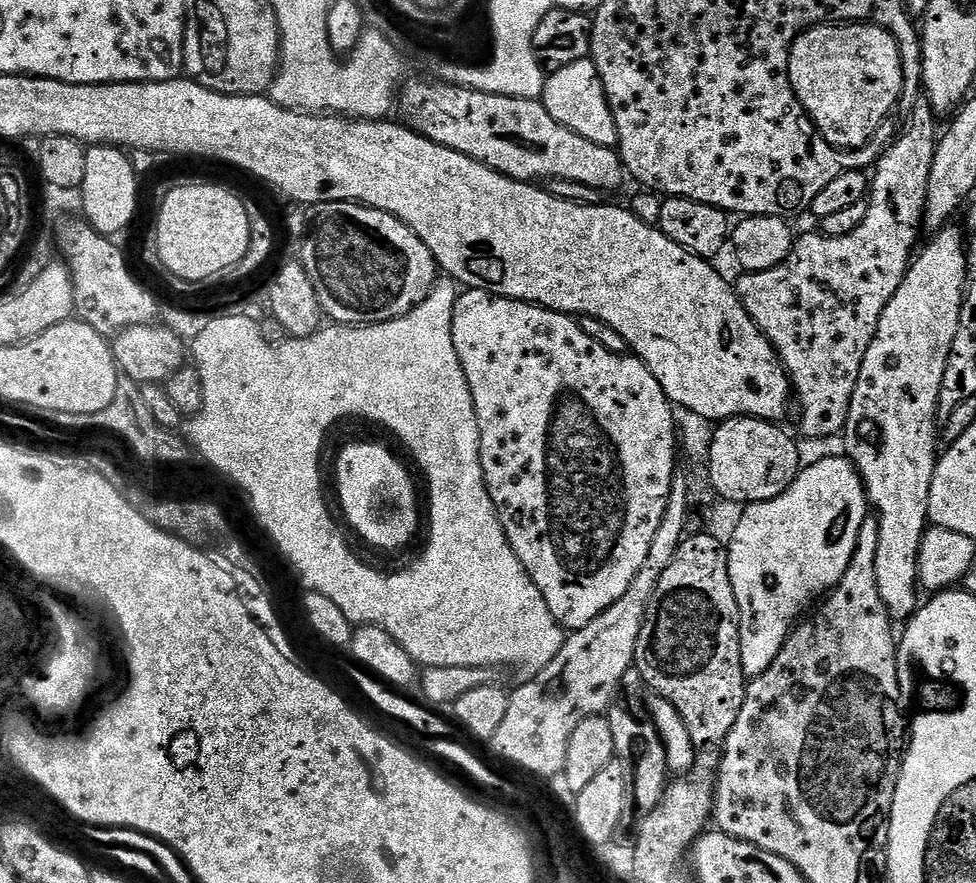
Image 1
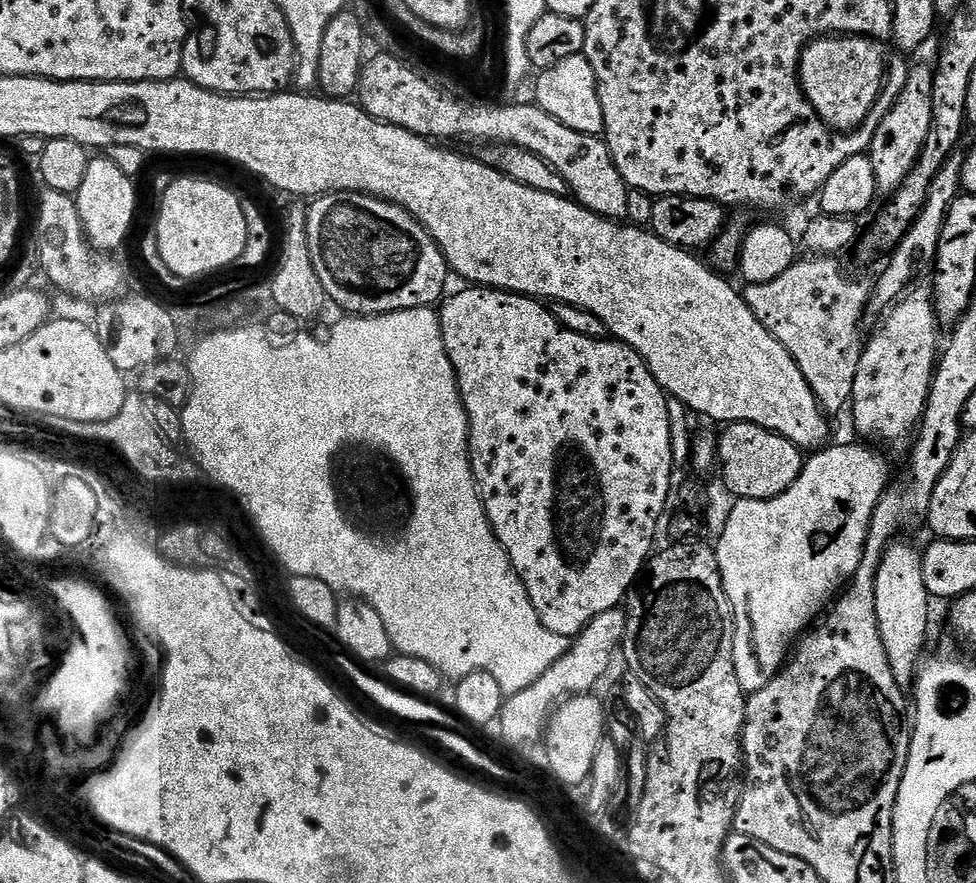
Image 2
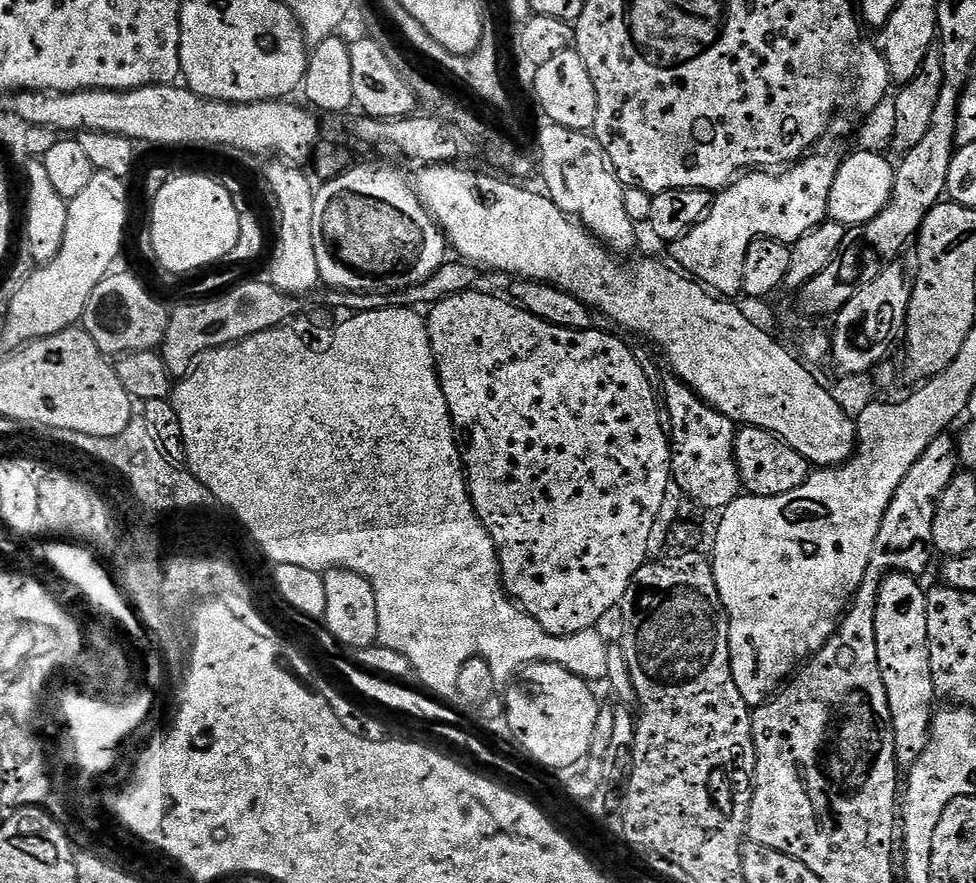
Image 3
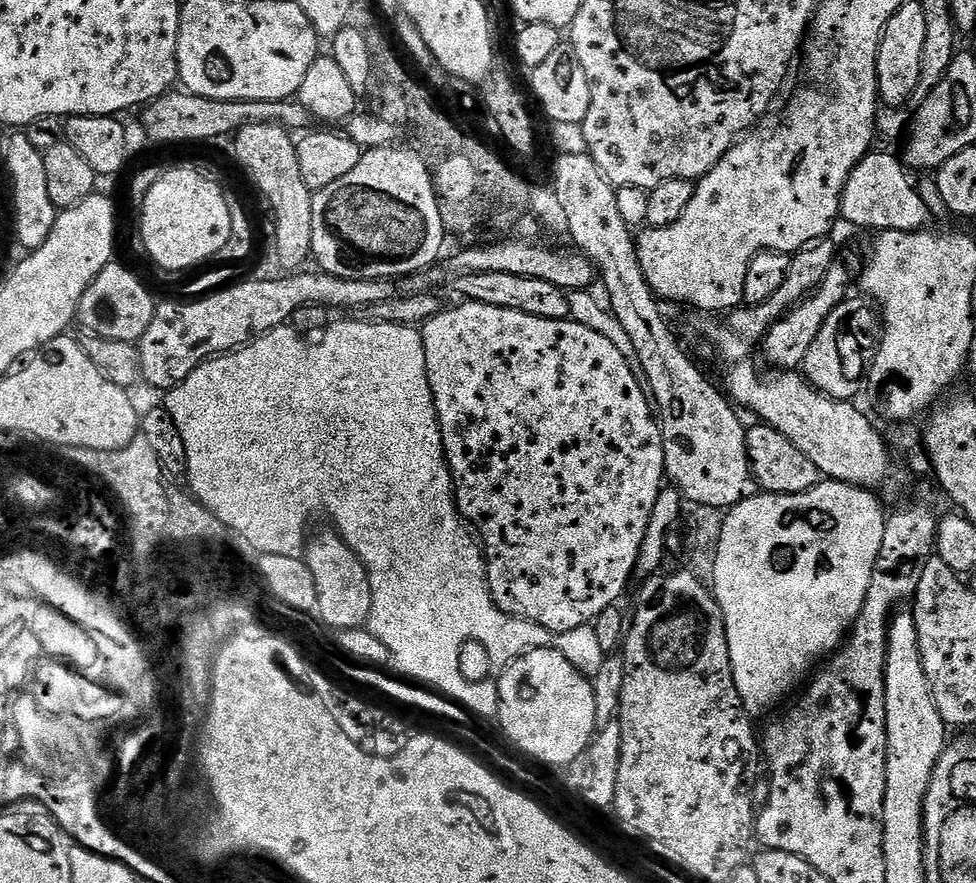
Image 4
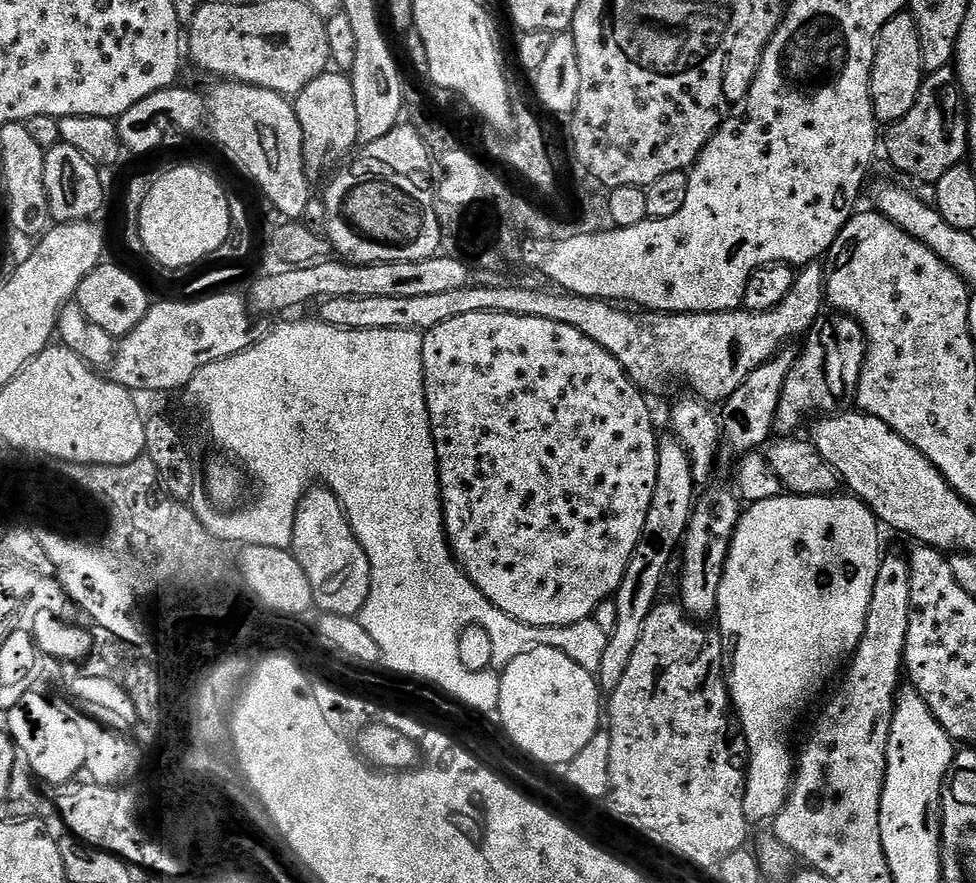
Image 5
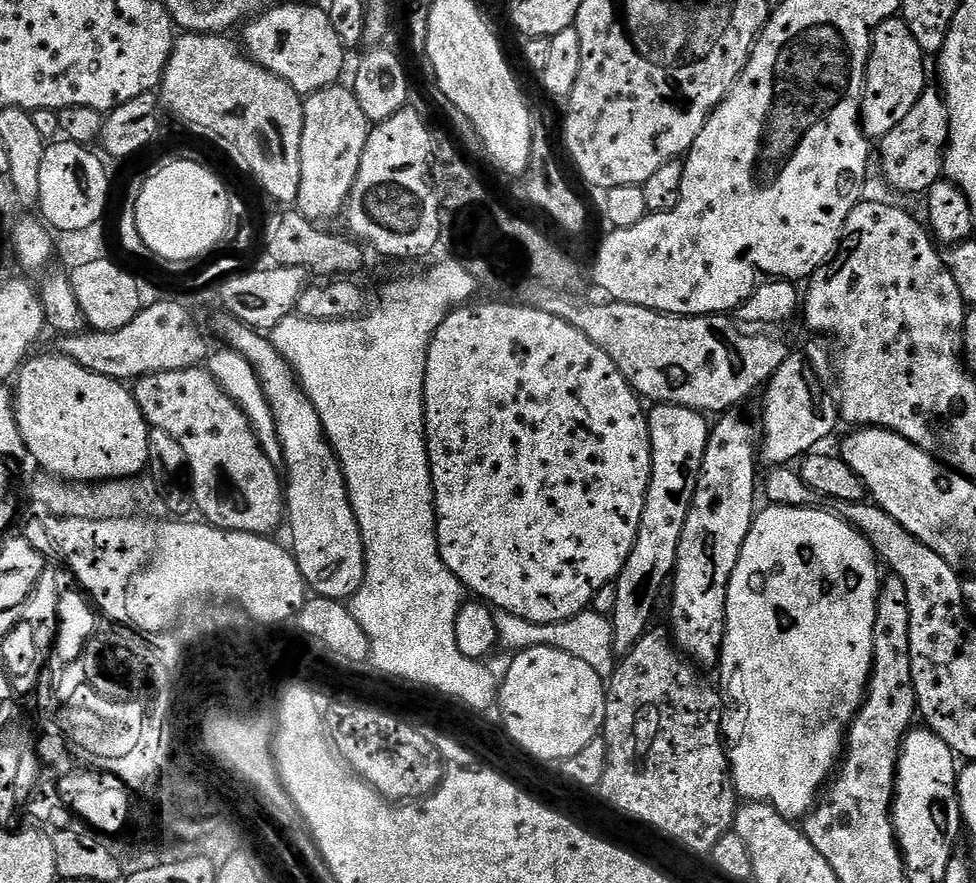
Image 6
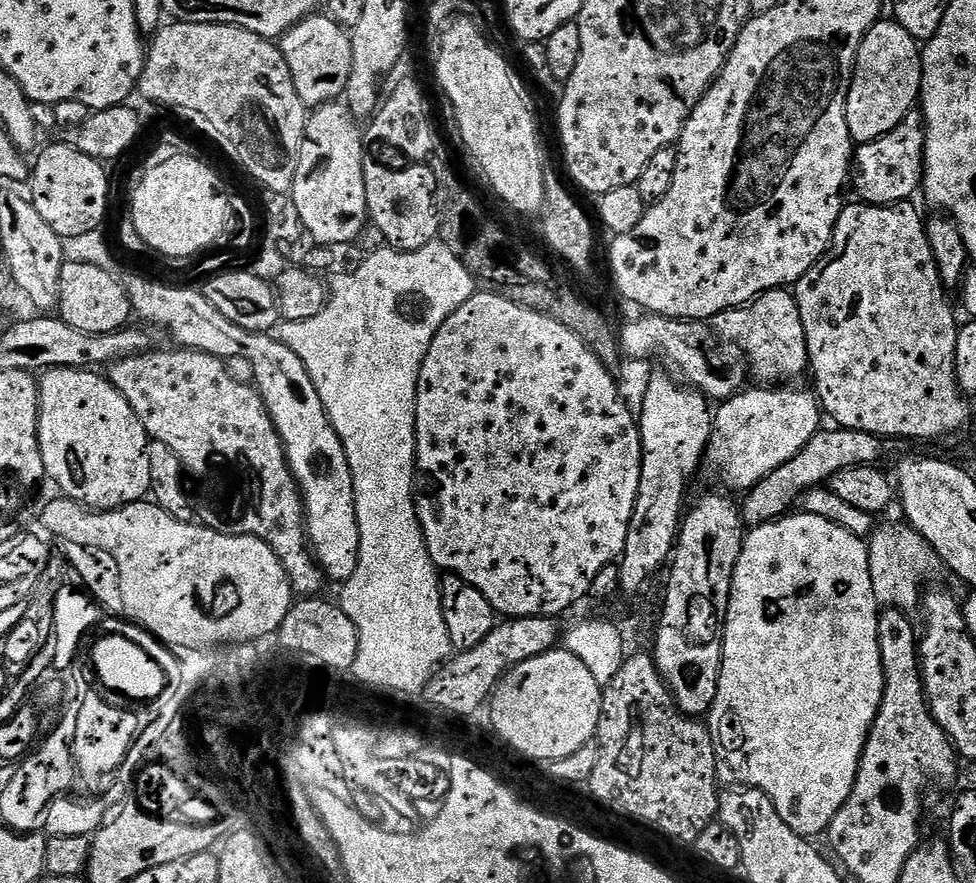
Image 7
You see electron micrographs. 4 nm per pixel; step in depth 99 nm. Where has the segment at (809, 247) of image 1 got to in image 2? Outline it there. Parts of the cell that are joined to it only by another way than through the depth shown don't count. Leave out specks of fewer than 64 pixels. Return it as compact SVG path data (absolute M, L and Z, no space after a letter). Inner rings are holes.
M913 63L908 70L906 86L898 94L898 102L882 120L882 126L874 134L874 142L866 155L872 163L872 173L876 191L881 197L890 198L906 182L906 174L914 170L922 146L926 146L926 134L930 134L930 118L934 118L934 78L933 69L924 64ZM812 254L807 257L797 259L795 264L790 266L790 270L786 270L786 274L782 274L779 278L774 278L774 282L766 282L765 284L750 284L743 289L742 295L744 301L750 306L750 310L758 318L758 322L762 322L762 326L766 326L766 330L770 330L770 334L774 334L774 338L778 338L778 342L782 342L782 346L786 346L786 350L790 354L790 358L794 358L794 362L798 362L798 370L802 370L802 374L806 378L806 382L810 386L810 390L814 390L816 401L820 403L820 407L825 413L840 412L849 407L852 403L852 391L854 390L854 378L858 374L858 362L862 351L862 336L860 340L860 323L866 320L868 310L868 302L870 299L869 285L864 285L862 281L855 280L854 277L848 276L848 272L839 264L837 257L832 254Z

